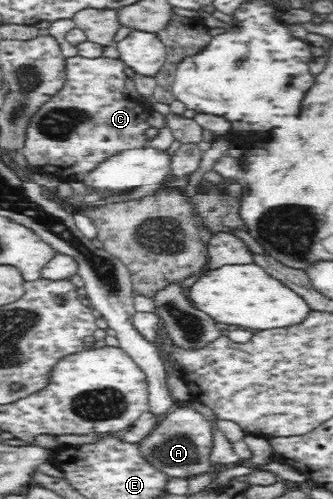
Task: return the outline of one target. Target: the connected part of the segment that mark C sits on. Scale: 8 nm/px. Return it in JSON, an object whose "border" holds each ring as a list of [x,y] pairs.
{"border":[[[77,55],[64,60],[63,86],[37,109],[25,129],[25,140],[20,151],[30,166],[37,166],[41,172],[49,172],[51,166],[57,168],[77,166],[77,172],[91,172],[106,158],[122,150],[149,146],[150,140],[145,132],[150,127],[146,119],[152,107],[133,101],[123,93],[127,82],[125,67],[119,59],[103,56],[83,58]]]}

